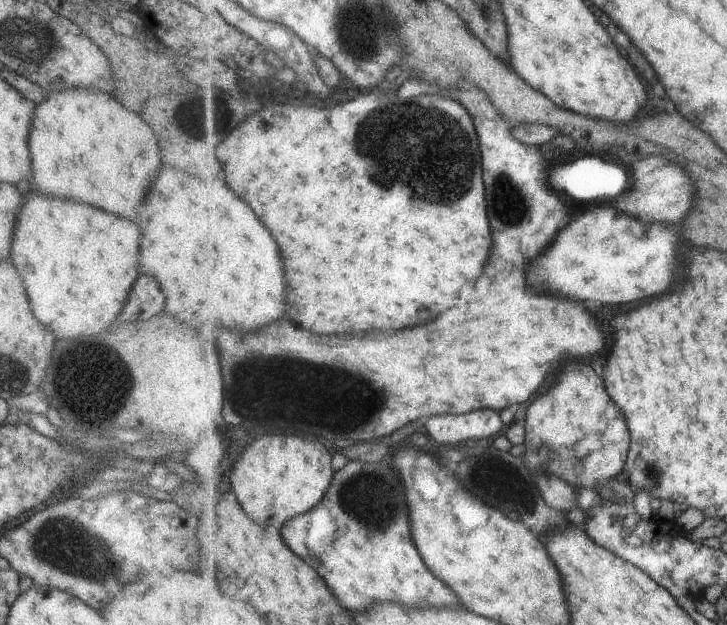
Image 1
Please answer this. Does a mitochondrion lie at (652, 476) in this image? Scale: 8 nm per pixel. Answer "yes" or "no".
yes

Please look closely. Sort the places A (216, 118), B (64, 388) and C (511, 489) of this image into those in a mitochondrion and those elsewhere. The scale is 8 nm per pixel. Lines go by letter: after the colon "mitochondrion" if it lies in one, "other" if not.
A: mitochondrion
B: mitochondrion
C: mitochondrion

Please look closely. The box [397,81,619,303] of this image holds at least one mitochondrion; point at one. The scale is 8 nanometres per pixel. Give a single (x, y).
(508, 211)

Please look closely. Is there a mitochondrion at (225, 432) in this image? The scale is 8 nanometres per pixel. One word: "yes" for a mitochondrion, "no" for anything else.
no

